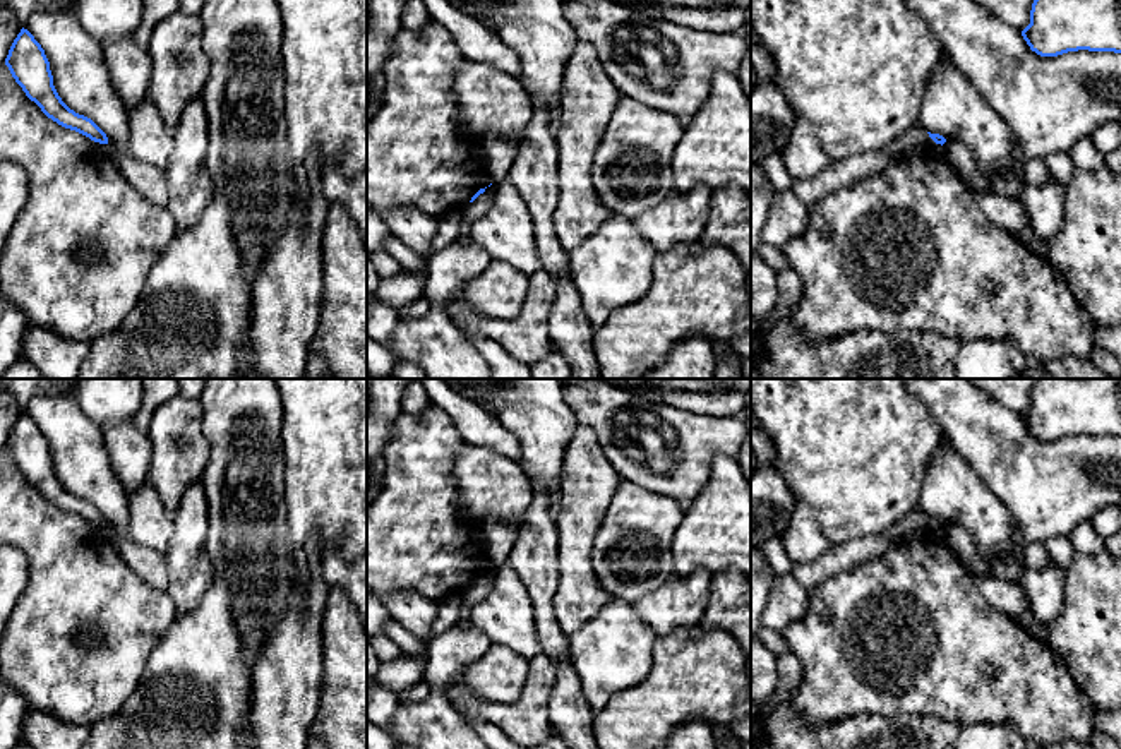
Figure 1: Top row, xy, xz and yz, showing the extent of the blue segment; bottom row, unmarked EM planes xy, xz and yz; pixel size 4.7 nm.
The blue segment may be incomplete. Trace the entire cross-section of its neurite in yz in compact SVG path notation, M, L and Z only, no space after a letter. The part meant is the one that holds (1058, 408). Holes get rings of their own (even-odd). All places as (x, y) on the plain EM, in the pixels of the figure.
M1039 379L1022 420L1040 440L1078 434L1121 437L1121 379Z

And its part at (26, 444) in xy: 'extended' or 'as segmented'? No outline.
as segmented

